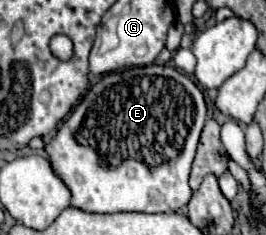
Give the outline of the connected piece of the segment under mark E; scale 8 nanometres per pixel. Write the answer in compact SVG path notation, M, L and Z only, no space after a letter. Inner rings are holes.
M167 65L129 67L101 77L43 149L51 169L69 187L75 209L87 213L171 213L185 209L193 195L189 173L205 115L207 105L201 89L177 69ZM129 151L137 151L137 159L129 157Z

